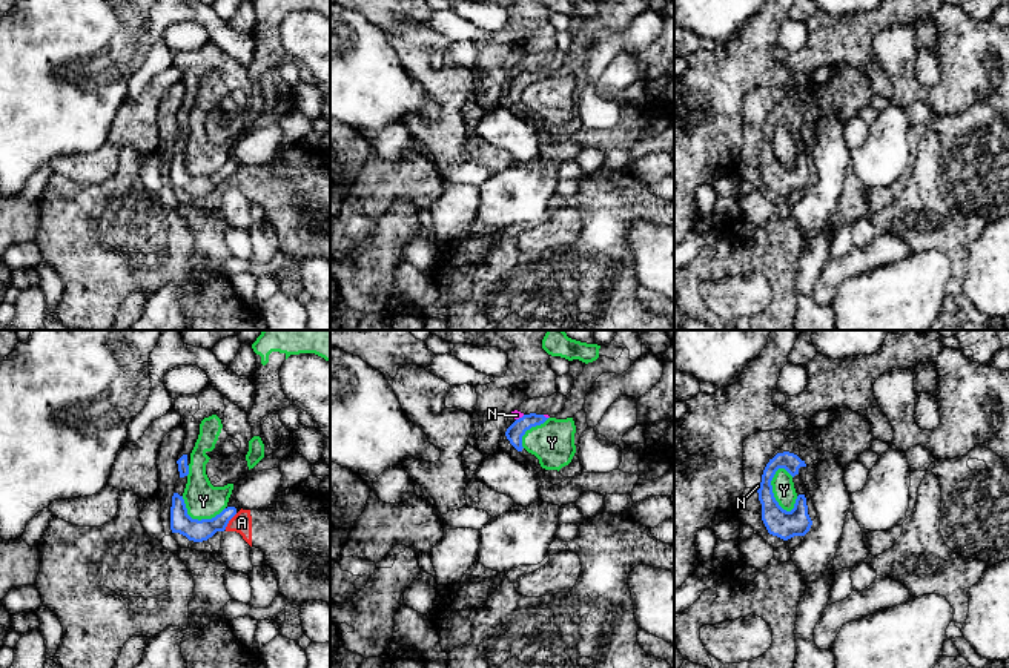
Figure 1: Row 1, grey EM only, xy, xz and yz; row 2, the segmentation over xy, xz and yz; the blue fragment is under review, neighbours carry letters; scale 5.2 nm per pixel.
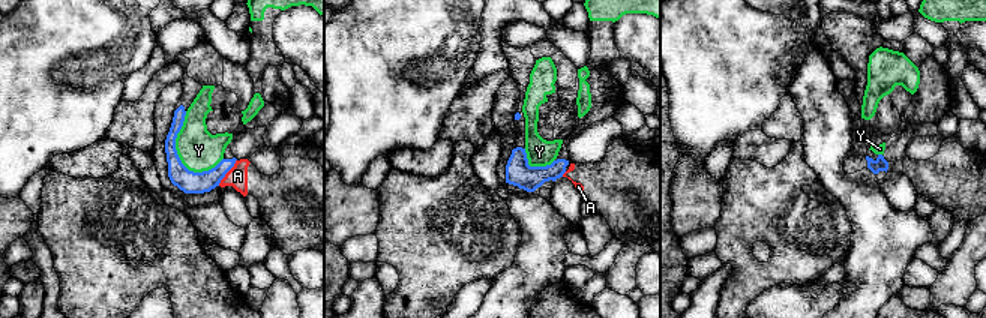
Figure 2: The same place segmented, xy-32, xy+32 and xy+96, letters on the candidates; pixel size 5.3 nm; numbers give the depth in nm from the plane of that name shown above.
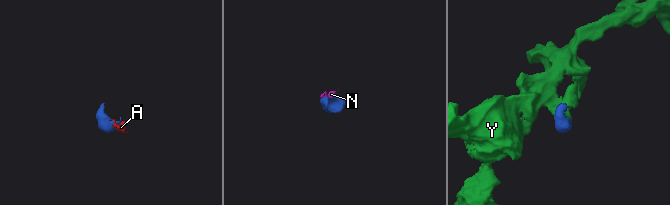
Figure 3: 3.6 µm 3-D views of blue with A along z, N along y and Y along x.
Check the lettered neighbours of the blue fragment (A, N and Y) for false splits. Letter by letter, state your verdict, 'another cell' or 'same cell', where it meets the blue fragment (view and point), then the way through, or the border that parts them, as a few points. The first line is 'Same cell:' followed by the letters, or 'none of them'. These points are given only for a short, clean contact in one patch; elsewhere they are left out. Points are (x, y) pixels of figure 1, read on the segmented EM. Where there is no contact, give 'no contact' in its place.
Same cell: none of them
A: another cell | xy (229, 519) | along xy (237, 513), (224, 529)
N: another cell | xz (519, 418) | along xz (524, 415), (516, 419)
Y: another cell | yz (771, 492) | along yz (779, 467), (771, 481), (771, 492), (774, 499), (790, 512)

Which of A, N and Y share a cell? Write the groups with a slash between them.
A N / Y

